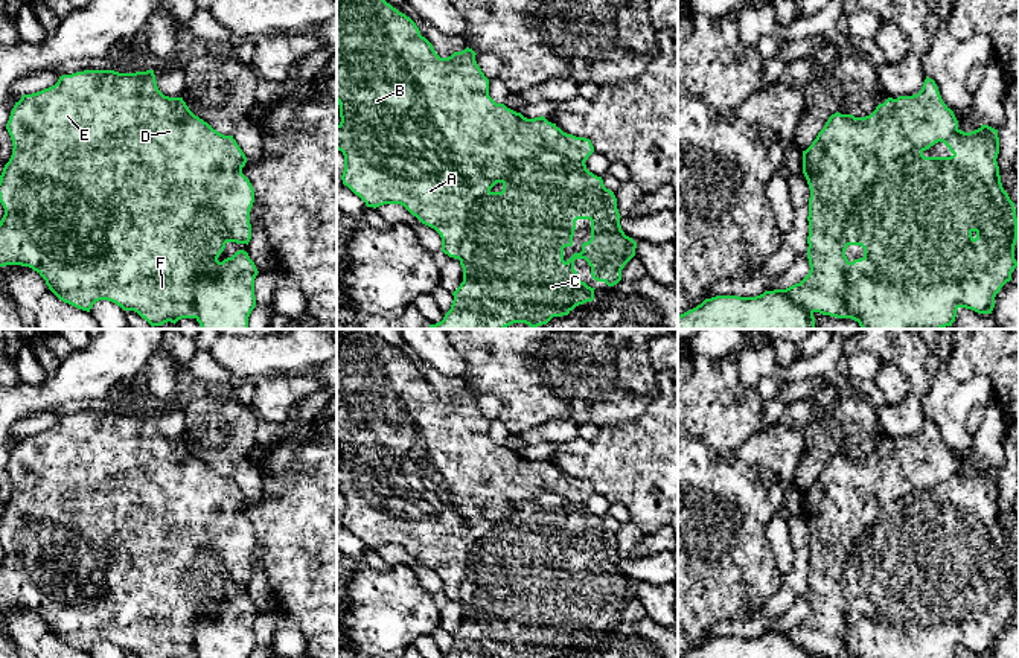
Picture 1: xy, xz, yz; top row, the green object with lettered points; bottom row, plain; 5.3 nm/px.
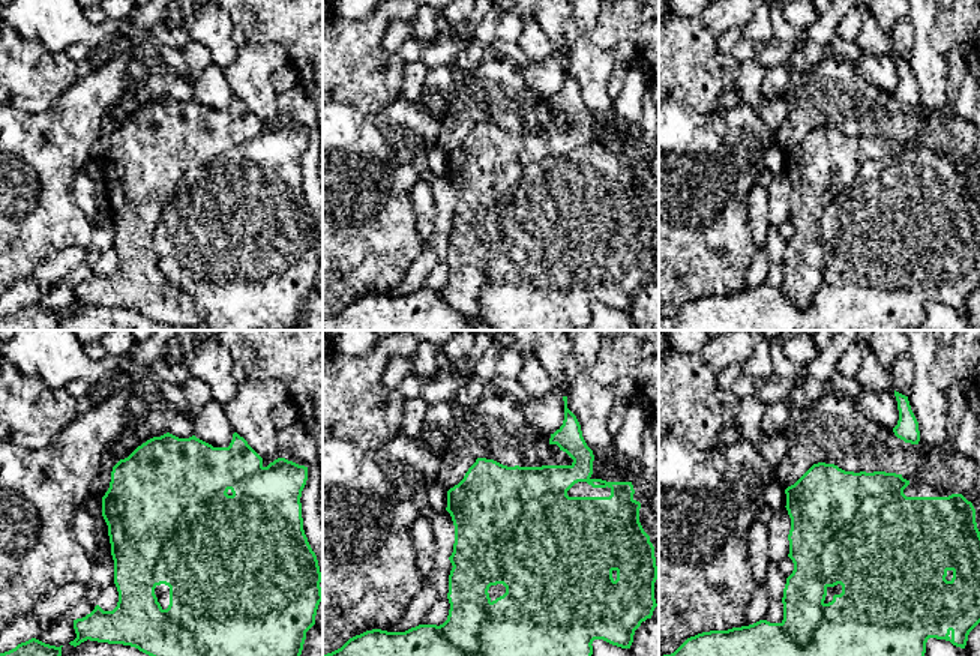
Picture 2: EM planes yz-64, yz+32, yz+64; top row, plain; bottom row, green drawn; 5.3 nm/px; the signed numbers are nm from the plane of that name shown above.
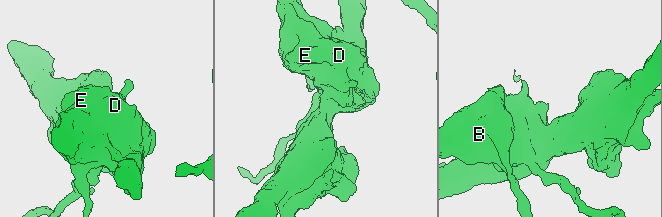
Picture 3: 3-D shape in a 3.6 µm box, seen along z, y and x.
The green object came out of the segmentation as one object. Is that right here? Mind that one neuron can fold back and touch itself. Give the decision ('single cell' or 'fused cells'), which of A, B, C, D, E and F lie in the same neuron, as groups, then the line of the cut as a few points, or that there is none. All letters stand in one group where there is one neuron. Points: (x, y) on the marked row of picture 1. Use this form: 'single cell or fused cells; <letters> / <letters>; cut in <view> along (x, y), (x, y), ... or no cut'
fused cells; A B D E F / C; cut in yz along (920, 150), (884, 162), (849, 220), (847, 244)

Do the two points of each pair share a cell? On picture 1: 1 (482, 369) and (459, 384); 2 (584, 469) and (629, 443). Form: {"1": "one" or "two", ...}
{"1": "two", "2": "one"}

